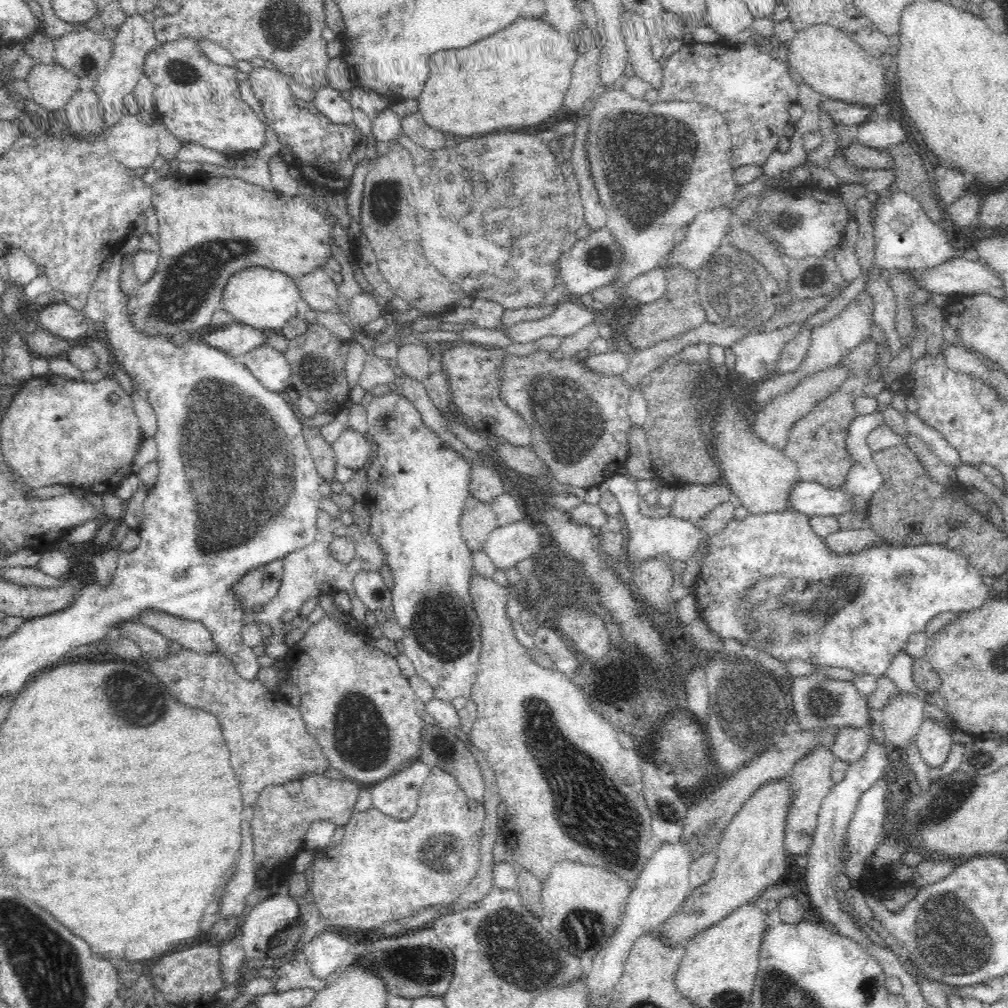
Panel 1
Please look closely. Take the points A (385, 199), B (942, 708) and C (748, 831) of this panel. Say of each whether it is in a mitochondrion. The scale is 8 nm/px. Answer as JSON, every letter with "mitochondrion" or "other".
{"A":"mitochondrion","B":"other","C":"other"}

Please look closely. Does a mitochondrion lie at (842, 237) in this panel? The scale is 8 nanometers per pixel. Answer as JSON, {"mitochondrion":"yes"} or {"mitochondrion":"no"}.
{"mitochondrion":"no"}

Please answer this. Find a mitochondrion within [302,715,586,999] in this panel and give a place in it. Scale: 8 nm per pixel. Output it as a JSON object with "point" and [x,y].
{"point":[513,951]}

